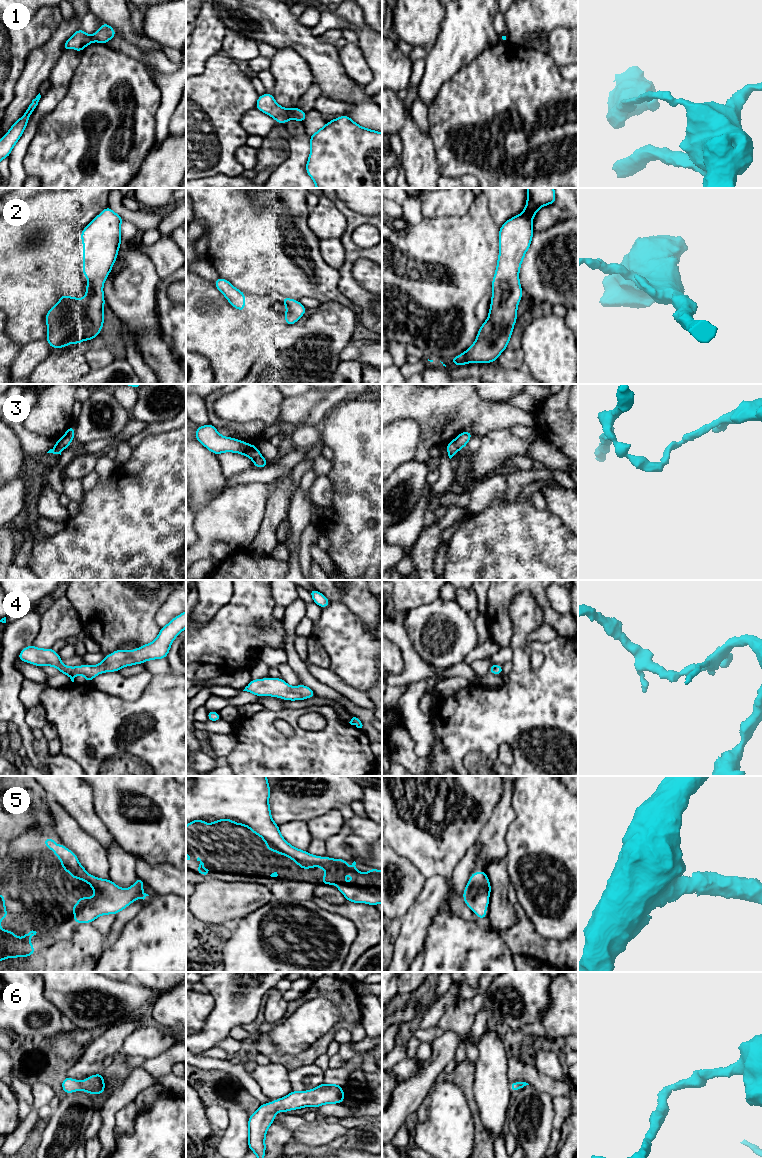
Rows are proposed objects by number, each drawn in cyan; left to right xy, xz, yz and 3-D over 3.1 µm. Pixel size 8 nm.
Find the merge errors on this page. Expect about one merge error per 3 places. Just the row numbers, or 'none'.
1, 3

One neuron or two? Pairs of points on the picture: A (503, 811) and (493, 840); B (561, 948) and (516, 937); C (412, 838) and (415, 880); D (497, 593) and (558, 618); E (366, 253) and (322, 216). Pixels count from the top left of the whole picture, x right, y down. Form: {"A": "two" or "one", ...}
{"A": "one", "B": "one", "C": "two", "D": "one", "E": "two"}

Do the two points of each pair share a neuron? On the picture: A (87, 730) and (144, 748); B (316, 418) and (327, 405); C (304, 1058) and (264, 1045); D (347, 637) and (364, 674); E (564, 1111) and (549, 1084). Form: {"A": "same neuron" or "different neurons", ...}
{"A": "same neuron", "B": "same neuron", "C": "same neuron", "D": "same neuron", "E": "different neurons"}

